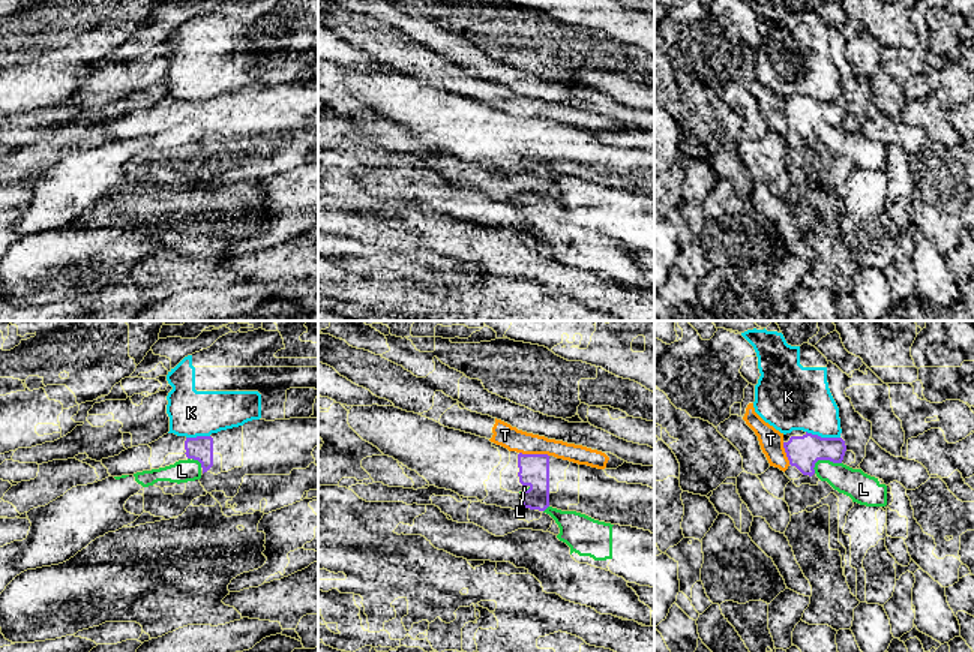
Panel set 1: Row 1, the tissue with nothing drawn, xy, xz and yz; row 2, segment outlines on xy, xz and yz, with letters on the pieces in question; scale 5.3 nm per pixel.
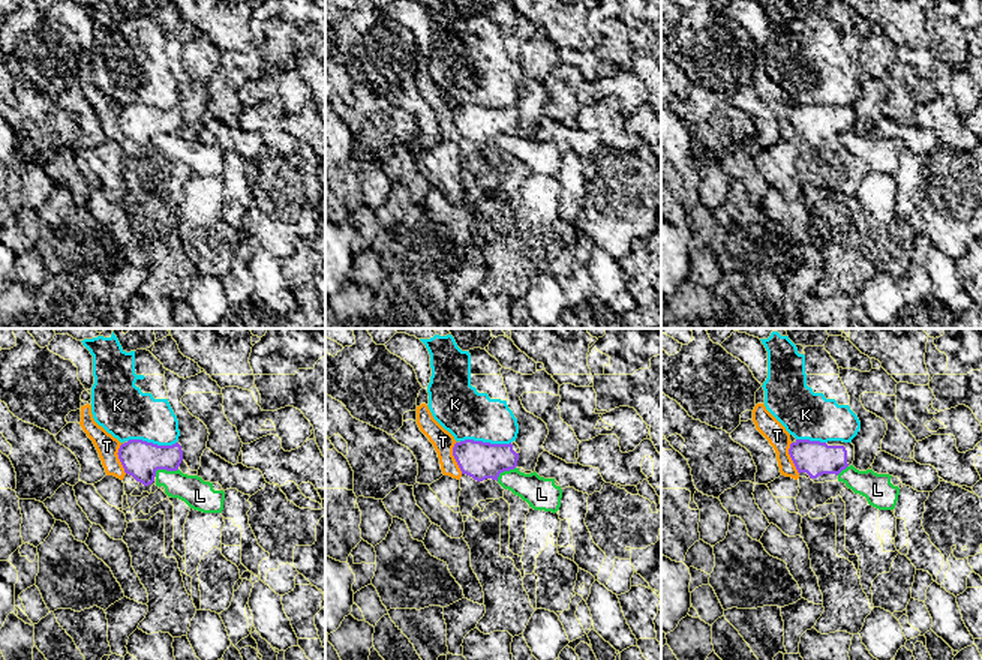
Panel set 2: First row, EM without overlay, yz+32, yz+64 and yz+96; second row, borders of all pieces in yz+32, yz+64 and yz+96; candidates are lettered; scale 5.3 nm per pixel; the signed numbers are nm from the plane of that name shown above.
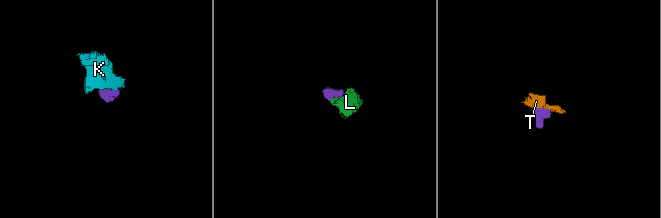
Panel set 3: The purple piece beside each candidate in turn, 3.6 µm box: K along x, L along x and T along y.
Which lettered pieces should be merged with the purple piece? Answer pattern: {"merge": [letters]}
{"merge": []}

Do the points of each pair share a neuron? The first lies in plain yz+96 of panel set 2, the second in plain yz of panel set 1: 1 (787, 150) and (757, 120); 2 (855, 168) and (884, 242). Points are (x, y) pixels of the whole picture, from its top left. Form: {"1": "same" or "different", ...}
{"1": "different", "2": "same"}

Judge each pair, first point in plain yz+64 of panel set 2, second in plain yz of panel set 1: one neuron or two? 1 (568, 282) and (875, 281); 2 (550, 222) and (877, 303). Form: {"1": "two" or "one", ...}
{"1": "two", "2": "two"}

